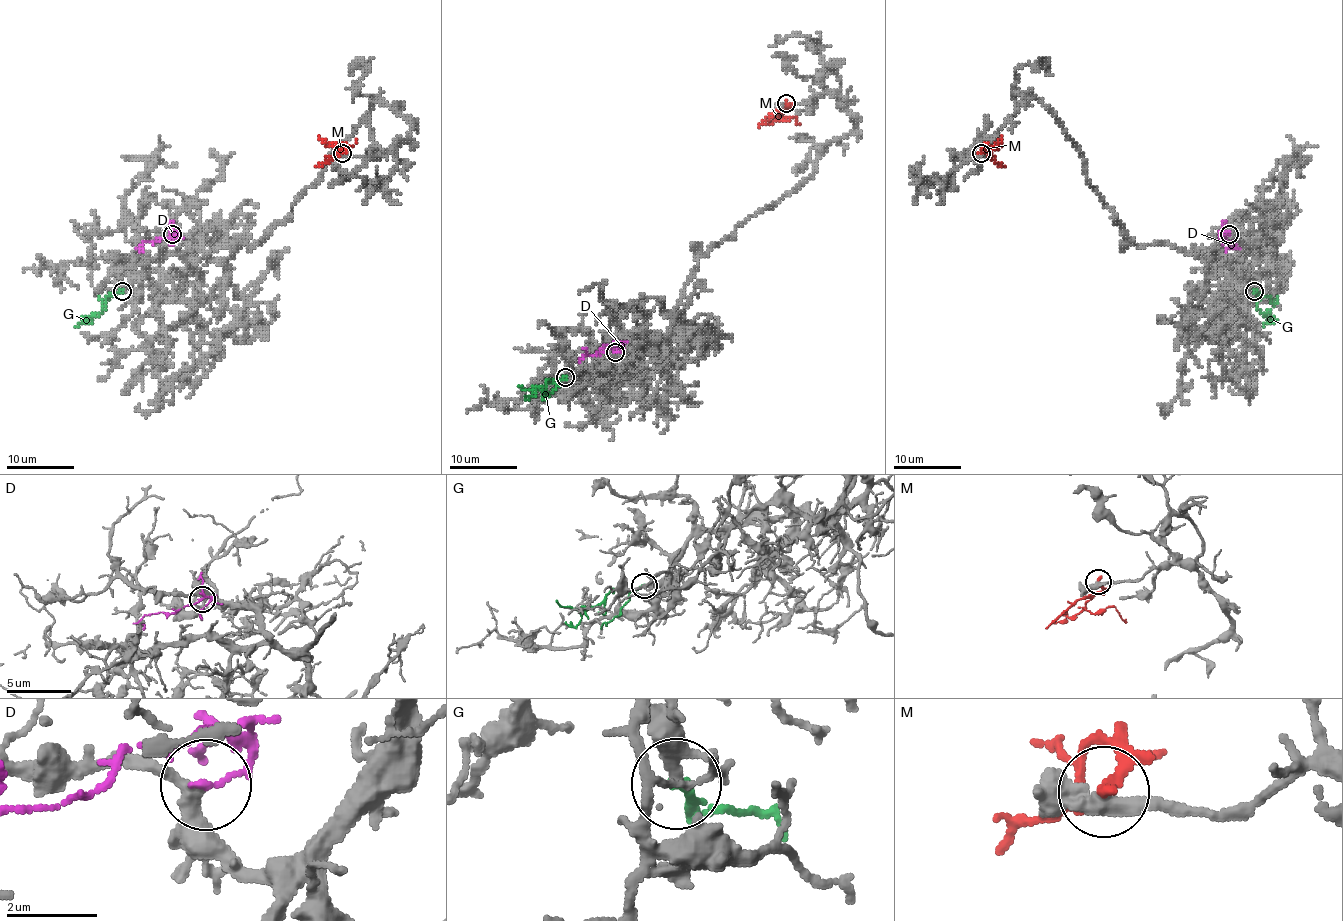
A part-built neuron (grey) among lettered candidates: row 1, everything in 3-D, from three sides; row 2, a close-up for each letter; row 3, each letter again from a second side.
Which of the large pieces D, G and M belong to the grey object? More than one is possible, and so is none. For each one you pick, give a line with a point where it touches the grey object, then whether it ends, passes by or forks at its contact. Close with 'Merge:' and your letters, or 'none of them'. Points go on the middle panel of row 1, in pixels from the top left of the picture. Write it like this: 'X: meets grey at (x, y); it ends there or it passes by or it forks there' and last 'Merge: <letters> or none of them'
G: meets grey at (565, 377); it ends there
Merge: G

